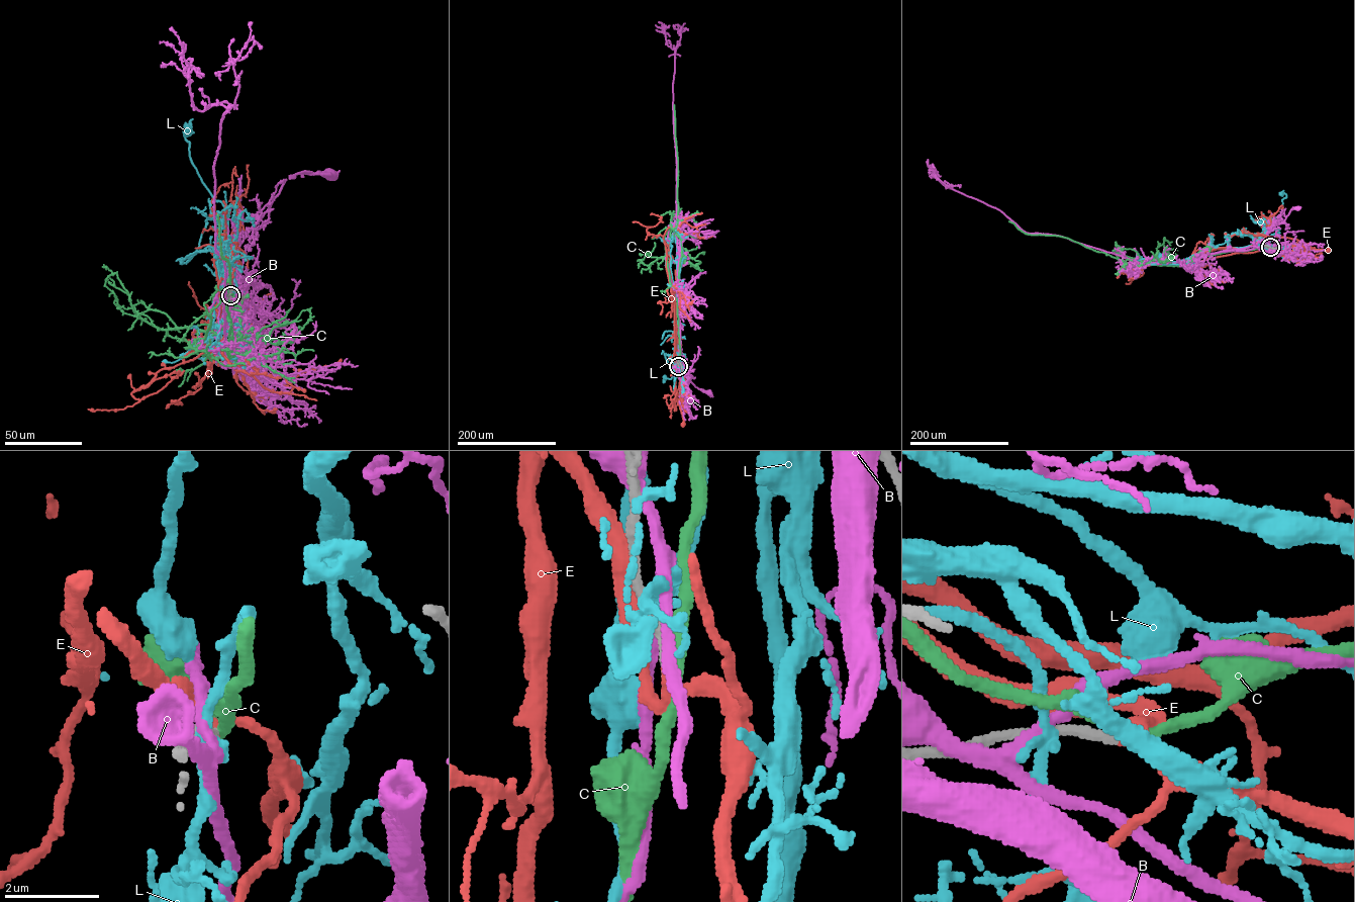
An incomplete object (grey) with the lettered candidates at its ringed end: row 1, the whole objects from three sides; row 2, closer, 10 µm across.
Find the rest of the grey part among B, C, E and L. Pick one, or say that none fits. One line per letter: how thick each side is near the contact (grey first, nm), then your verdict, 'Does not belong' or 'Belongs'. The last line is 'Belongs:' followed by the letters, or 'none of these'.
B: Thickness 180 nm (grey) against 260 nm. Does not belong
C: Thickness 200 nm (grey) against 240 nm. Does not belong
E: Thickness 220 nm (grey) against 180 nm. Belongs
L: Thickness 190 nm (grey) against 240 nm. Does not belong
Belongs: E

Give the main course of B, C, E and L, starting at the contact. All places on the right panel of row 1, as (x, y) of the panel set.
B: (1269, 247), (1262, 249), (1262, 241), (1292, 207), (1297, 208)
C: (1270, 247), (1260, 245), (1254, 249), (1208, 255), (1184, 264), (1134, 267), (1067, 238), (1026, 234), (1008, 221)
E: (1269, 247), (1260, 236), (1296, 239), (1312, 248), (1328, 250)
L: (1269, 247), (1263, 244), (1266, 233), (1264, 230), (1282, 212), (1282, 200), (1286, 195), (1281, 194)

